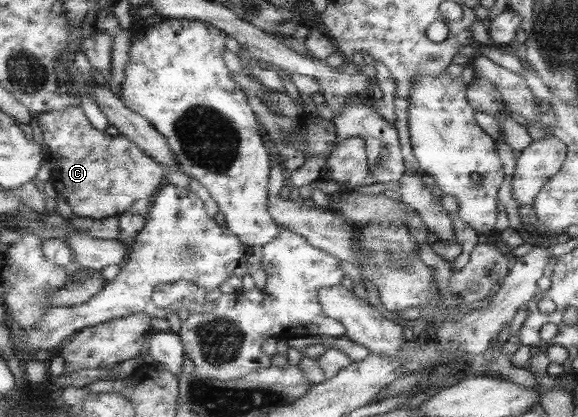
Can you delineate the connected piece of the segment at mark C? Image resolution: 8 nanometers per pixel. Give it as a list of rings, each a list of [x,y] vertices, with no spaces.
[[[81,106],[55,112],[44,112],[38,118],[49,147],[54,177],[51,183],[58,194],[68,200],[80,217],[106,219],[126,214],[128,209],[146,197],[153,199],[166,185],[166,168],[146,153],[128,136],[105,136],[86,117]]]

